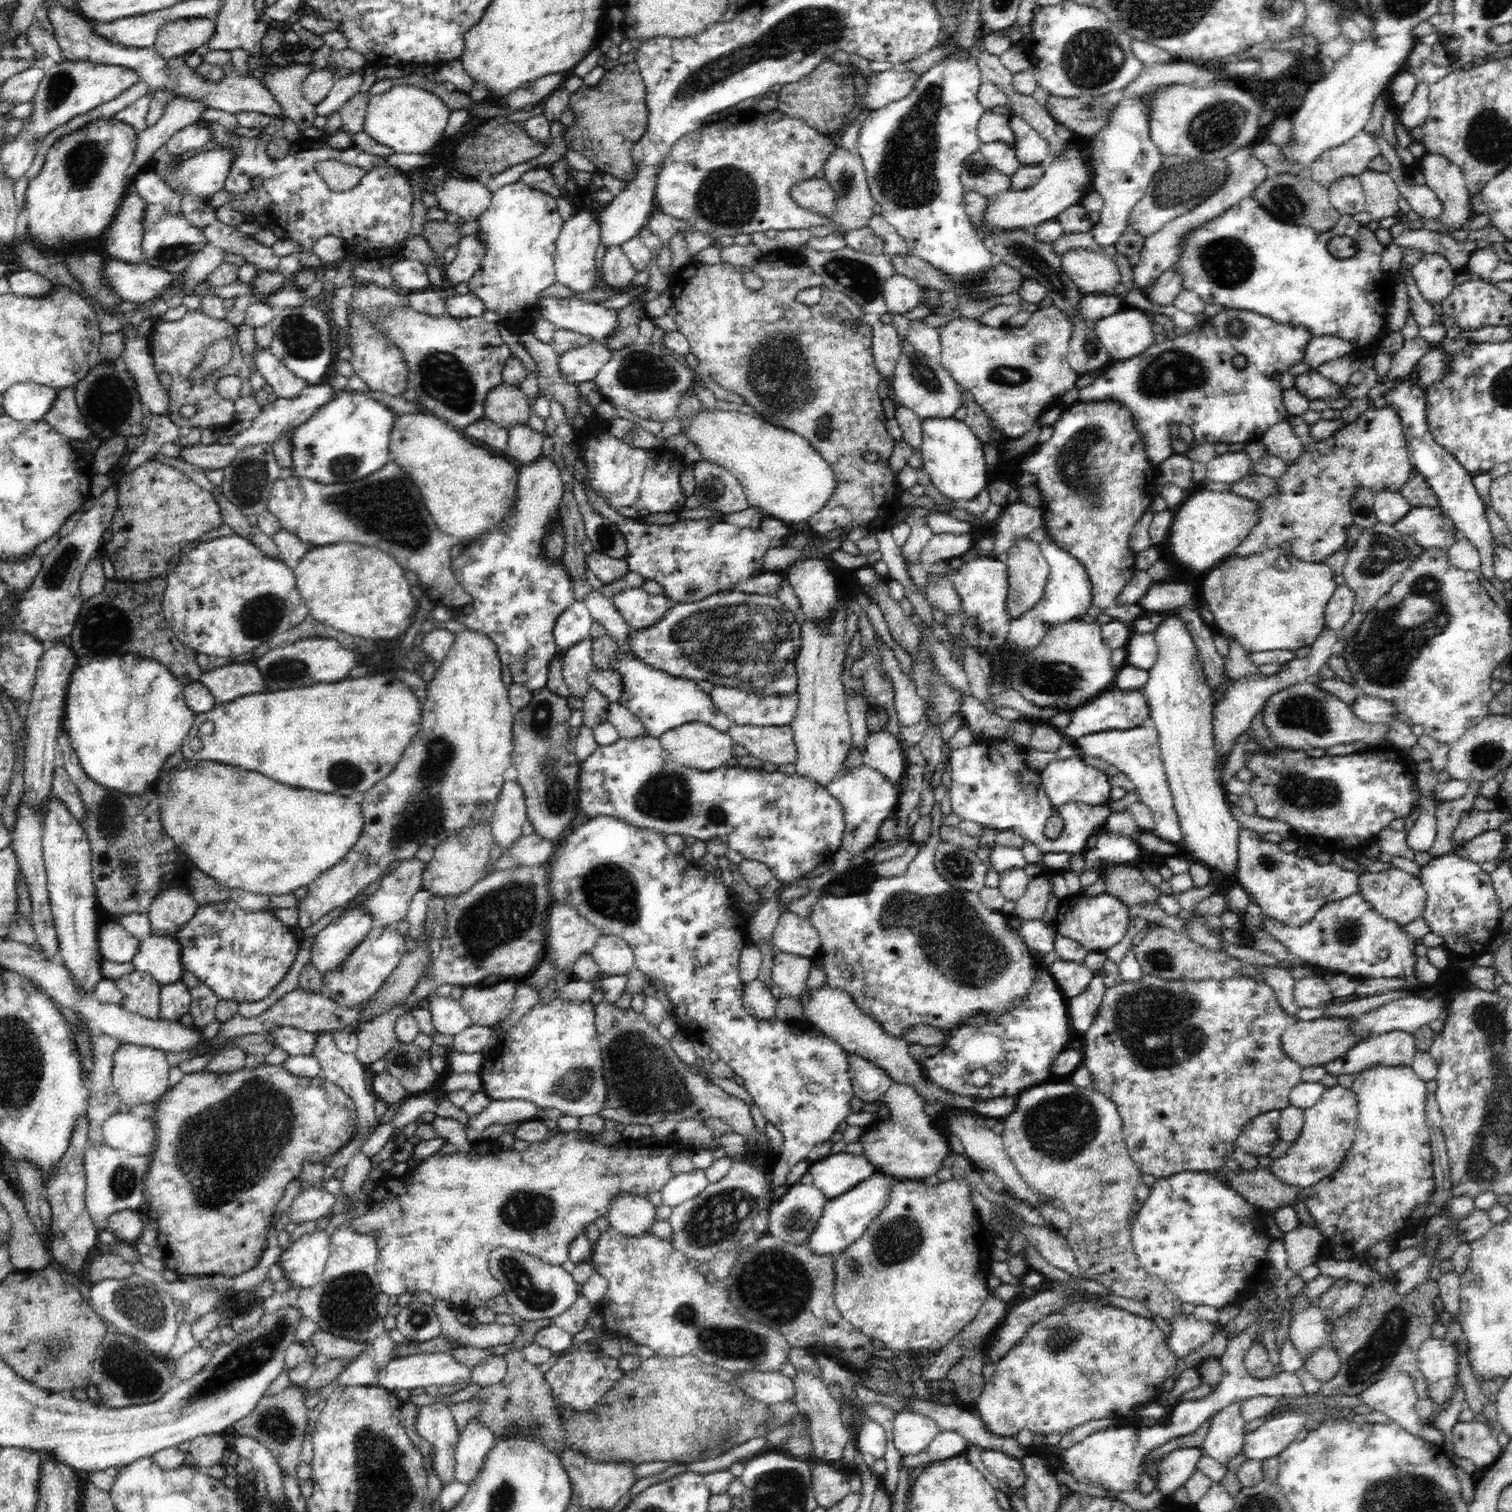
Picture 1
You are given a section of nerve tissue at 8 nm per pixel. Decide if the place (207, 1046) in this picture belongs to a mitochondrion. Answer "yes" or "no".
no

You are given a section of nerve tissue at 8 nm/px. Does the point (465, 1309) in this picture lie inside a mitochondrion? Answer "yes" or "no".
no

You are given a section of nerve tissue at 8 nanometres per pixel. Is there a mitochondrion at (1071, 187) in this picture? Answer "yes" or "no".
no

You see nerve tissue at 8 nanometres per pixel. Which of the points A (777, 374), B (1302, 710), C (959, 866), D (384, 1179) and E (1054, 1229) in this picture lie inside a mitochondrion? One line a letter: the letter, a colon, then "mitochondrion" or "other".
A: mitochondrion
B: mitochondrion
C: mitochondrion
D: other
E: other

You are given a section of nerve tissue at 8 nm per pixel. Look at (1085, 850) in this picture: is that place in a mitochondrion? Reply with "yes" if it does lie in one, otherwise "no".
no

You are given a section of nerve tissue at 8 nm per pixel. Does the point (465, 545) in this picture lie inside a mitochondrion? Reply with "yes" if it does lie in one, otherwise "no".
no

